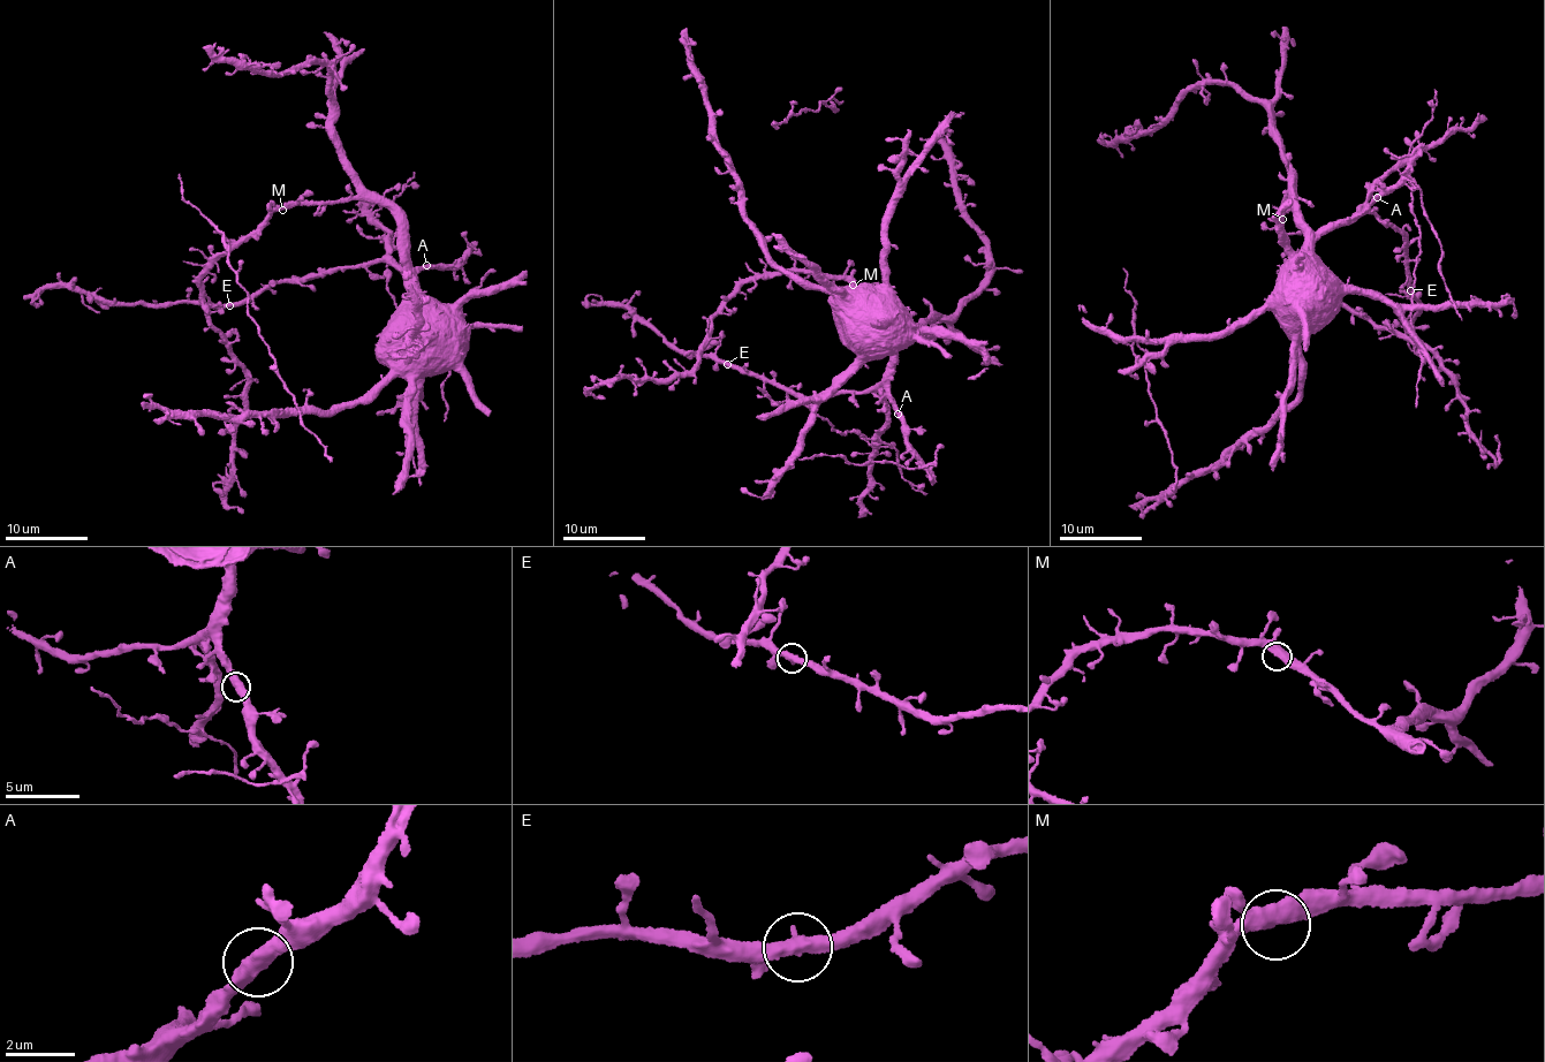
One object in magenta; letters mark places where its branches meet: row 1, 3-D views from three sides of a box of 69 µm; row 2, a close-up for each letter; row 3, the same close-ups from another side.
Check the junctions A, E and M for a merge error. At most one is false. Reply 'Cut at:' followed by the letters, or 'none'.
Cut at: none

